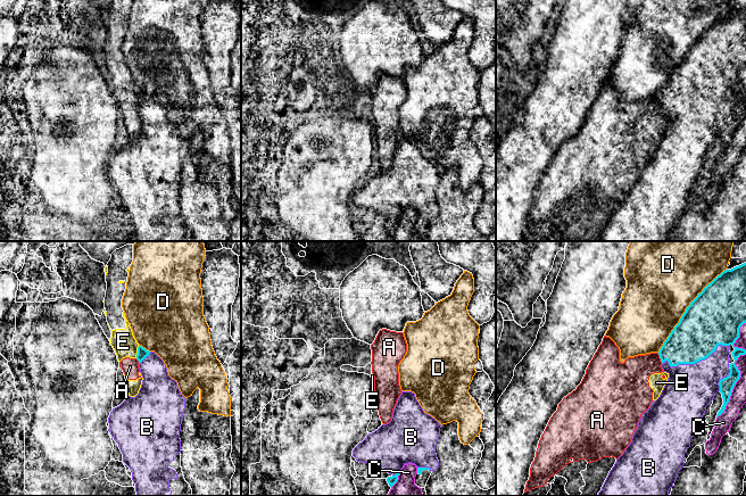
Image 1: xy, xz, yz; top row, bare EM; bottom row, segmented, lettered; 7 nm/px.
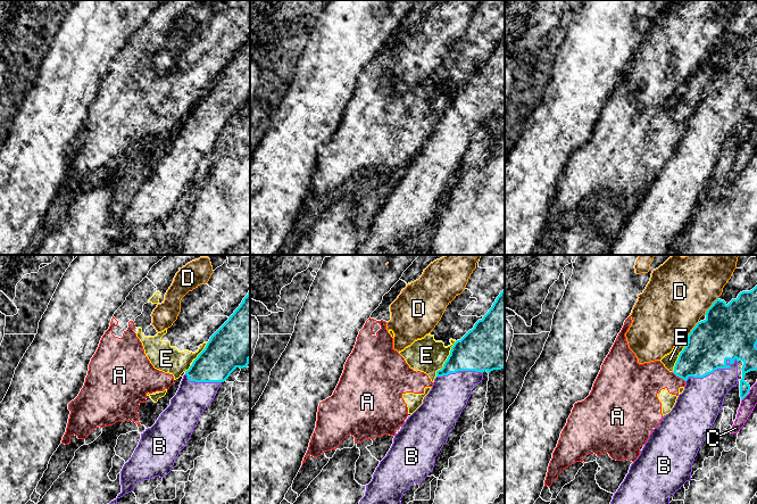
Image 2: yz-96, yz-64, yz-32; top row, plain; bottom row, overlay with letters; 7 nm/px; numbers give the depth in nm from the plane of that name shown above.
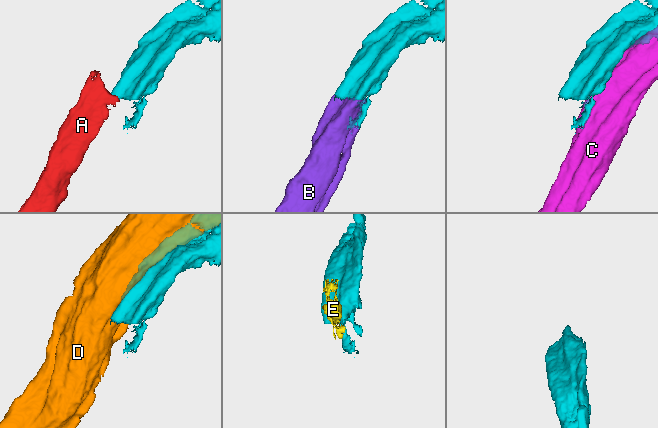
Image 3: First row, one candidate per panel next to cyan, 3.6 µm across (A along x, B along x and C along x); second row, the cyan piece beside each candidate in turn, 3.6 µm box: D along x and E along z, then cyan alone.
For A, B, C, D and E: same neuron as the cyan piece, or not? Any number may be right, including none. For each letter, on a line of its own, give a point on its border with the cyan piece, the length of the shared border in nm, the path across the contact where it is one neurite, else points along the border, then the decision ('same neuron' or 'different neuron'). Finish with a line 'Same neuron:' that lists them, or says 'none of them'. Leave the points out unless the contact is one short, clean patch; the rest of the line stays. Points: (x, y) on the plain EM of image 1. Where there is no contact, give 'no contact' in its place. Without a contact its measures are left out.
A: contact yz (660, 102); length 80 nm; border yz (657, 98), (662, 107); different neuron
B: contact yz (695, 107); length 480 nm; same neuron
C: contact yz (735, 129); length 500 nm; different neuron
D: contact yz (686, 55); length 750 nm; different neuron
E: contact xy (138, 97); length 90 nm; border xy (139, 91), (135, 102); different neuron
Same neuron: B

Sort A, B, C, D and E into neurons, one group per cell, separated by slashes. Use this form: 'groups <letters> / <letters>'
groups A E / B / C / D

